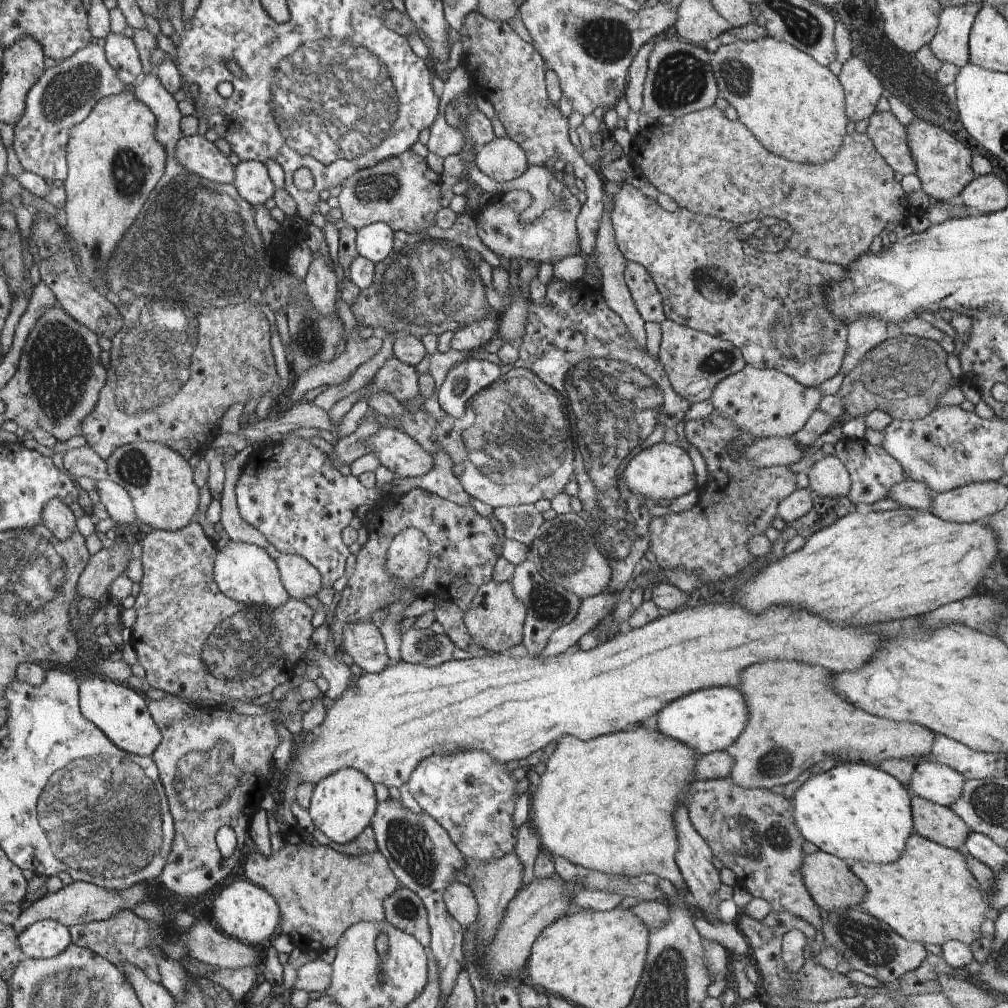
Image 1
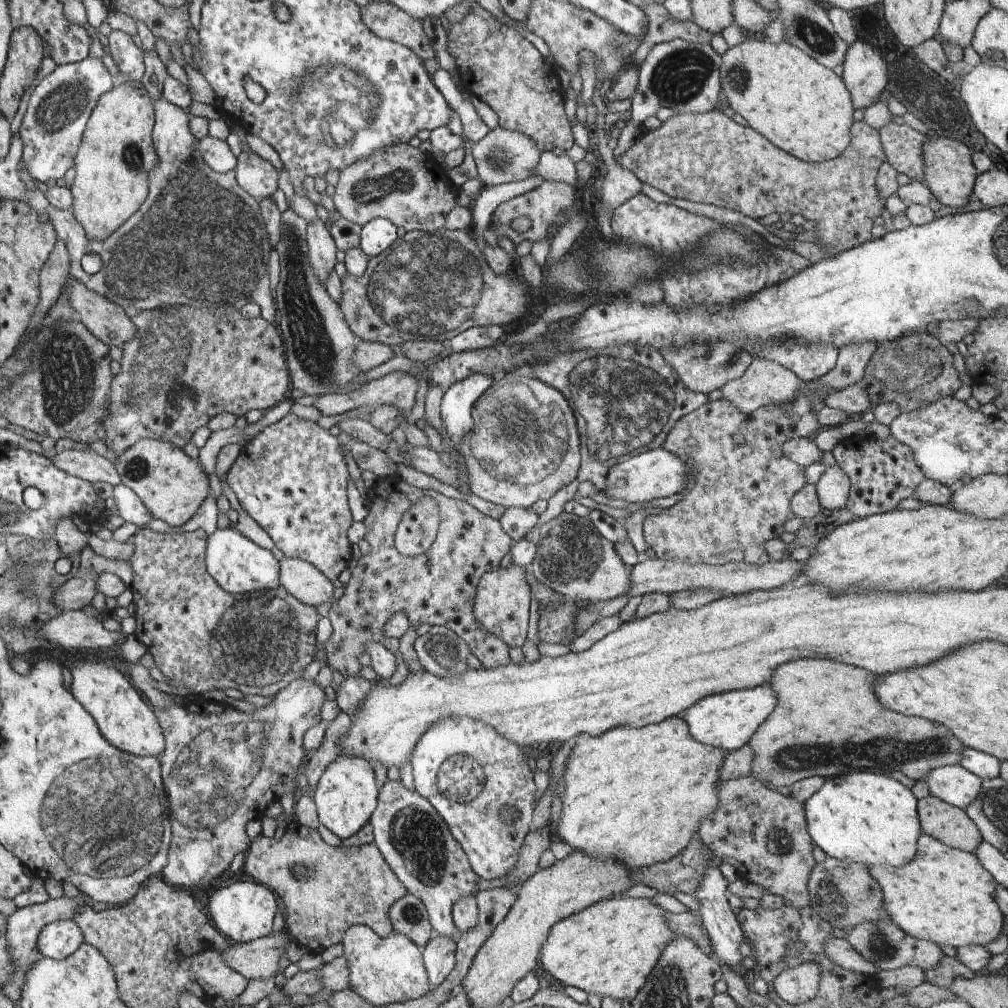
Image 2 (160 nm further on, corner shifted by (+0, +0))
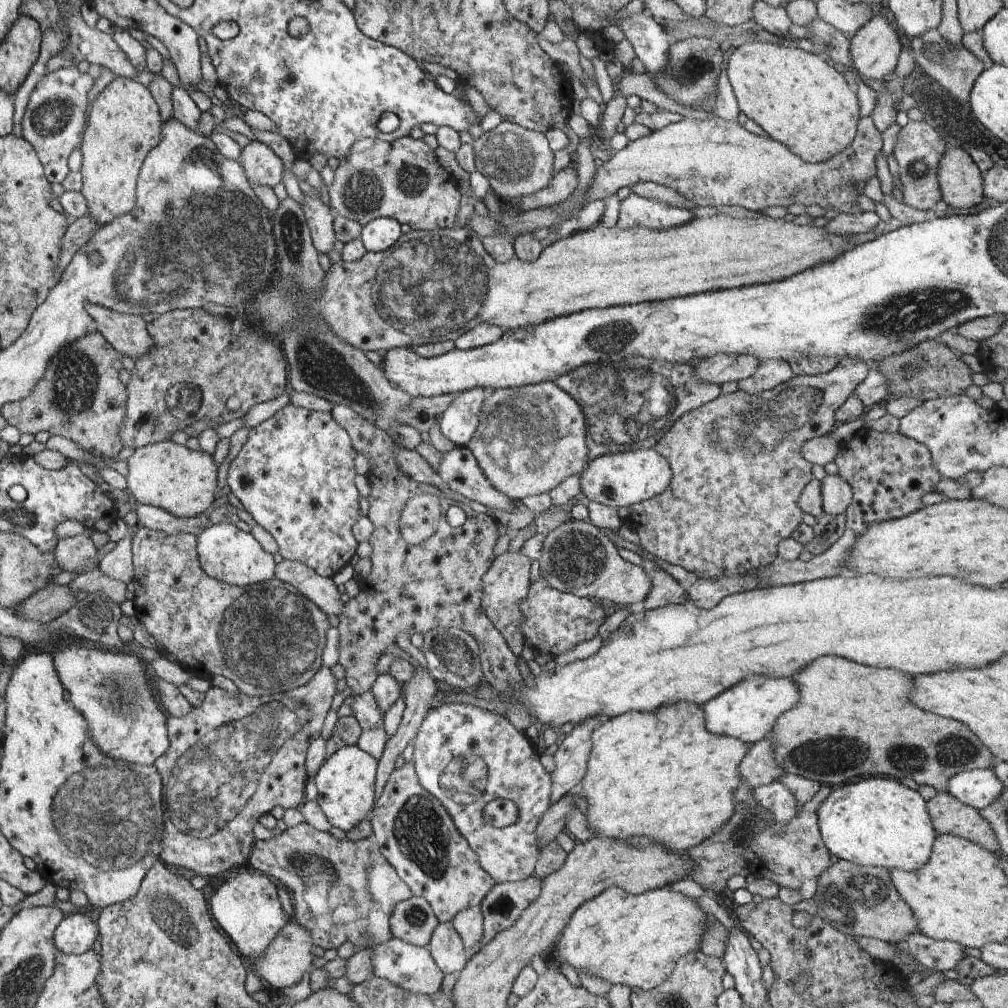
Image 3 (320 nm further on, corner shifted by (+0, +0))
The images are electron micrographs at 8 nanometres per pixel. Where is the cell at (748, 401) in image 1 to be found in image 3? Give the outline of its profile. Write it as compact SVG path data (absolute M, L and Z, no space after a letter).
M767 360L761 363L751 377L737 382L738 390L757 395L790 380L792 375L792 369L786 361Z

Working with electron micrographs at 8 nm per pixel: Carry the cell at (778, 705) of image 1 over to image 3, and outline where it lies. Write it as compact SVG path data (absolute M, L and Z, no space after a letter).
M824 655L813 660L808 666L805 666L800 672L794 675L793 678L799 686L800 698L798 704L794 708L783 712L769 738L775 743L775 751L778 762L783 766L786 773L805 776L810 780L821 782L822 786L840 786L852 780L859 780L863 777L871 777L874 775L886 776L900 781L901 778L912 778L916 784L928 784L933 786L936 791L948 791L948 783L950 777L974 769L990 769L997 764L991 750L982 744L982 741L968 728L963 722L948 717L937 715L933 712L920 710L918 705L911 703L911 695L914 690L914 678L910 674L902 674L901 670L893 668L876 668L862 663L857 663L853 660L848 660L844 657L836 655Z

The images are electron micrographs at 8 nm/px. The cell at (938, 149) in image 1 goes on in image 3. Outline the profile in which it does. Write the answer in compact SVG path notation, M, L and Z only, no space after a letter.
M948 146L939 163L941 198L952 208L970 210L982 202L983 172L962 149Z

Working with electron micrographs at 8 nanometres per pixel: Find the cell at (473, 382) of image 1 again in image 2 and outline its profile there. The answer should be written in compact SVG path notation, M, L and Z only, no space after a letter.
M478 373L445 390L440 410L443 425L457 447L475 428L473 408L495 379Z

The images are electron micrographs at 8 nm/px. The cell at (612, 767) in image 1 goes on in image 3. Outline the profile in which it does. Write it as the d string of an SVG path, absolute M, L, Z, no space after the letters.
M685 700L652 712L628 711L603 720L593 730L587 771L578 789L587 800L588 827L595 830L593 836L626 842L630 837L648 837L672 852L687 851L721 830L736 812L735 791L744 782L739 766L750 749L739 738L709 731L702 705Z

